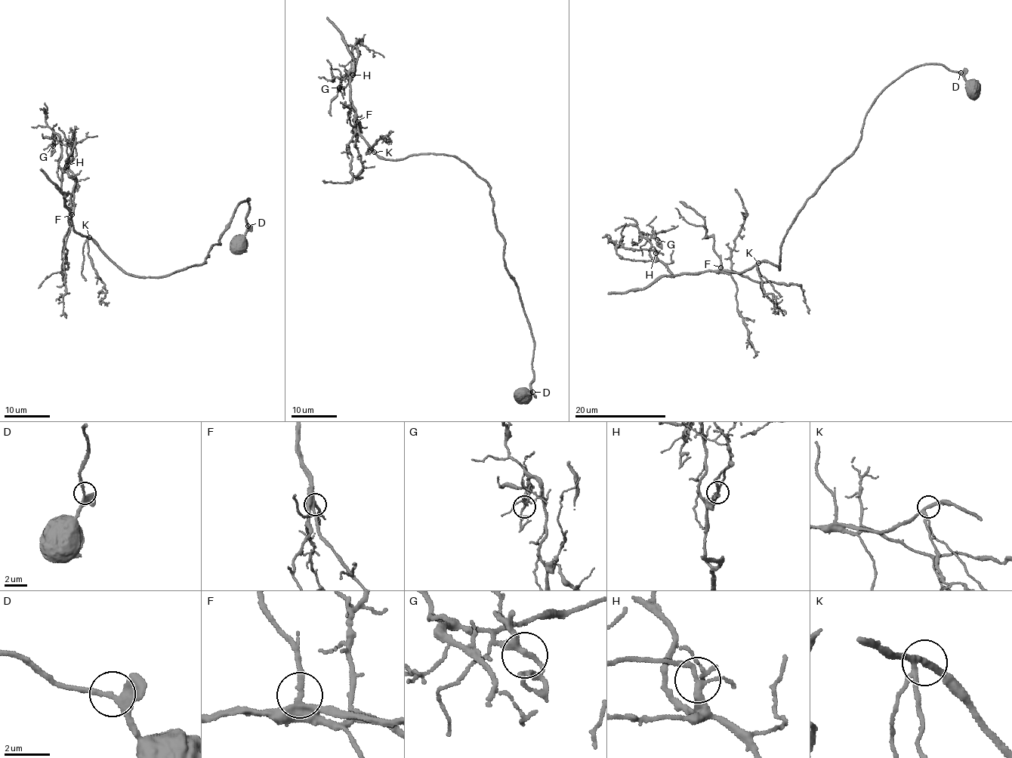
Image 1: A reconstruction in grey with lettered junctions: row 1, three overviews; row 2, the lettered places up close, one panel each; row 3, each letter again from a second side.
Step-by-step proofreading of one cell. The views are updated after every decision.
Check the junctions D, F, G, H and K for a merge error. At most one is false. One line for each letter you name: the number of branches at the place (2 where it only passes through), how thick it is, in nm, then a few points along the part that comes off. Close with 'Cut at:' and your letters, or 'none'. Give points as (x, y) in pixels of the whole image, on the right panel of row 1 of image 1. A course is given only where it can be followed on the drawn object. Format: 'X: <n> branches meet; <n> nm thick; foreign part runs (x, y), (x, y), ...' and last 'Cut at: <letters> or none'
Cut at: none

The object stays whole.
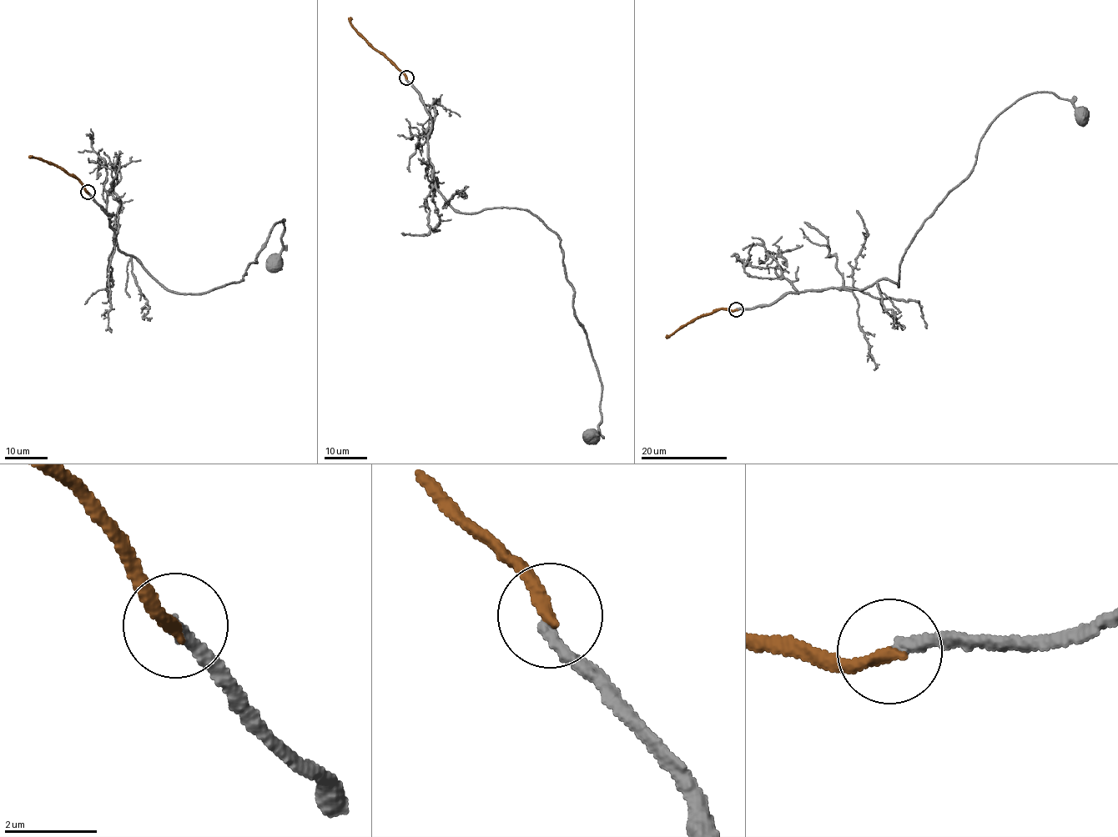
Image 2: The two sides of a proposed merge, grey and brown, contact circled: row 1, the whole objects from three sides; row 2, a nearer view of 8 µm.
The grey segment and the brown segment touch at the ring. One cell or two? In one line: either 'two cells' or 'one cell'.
two cells

